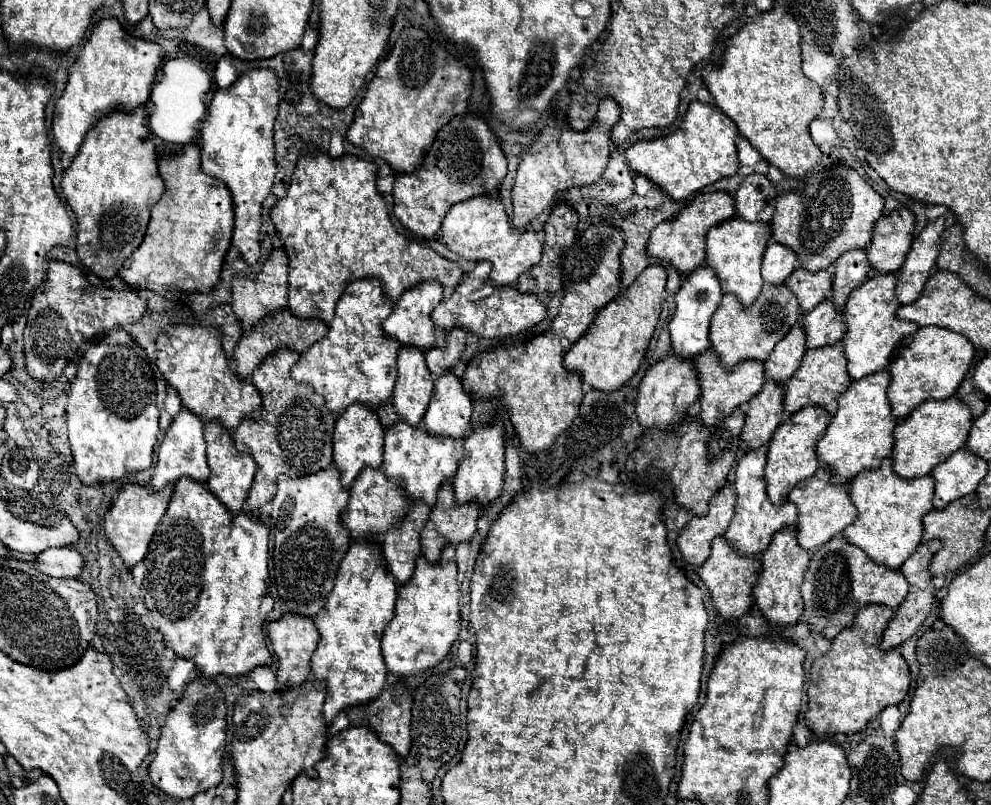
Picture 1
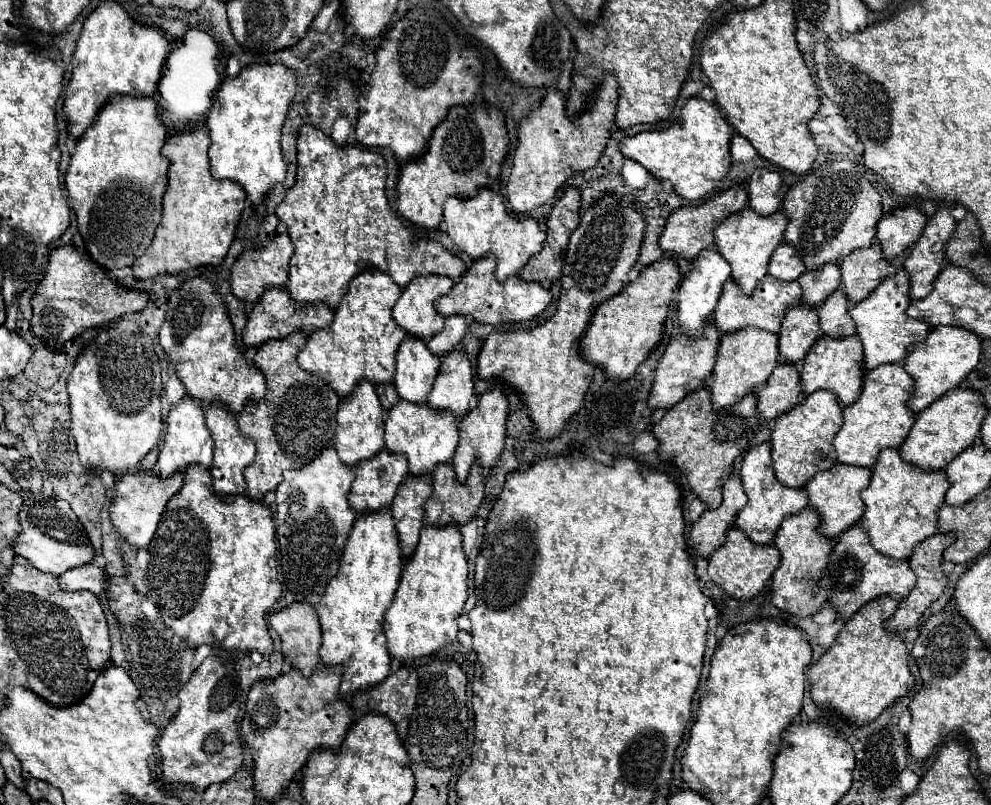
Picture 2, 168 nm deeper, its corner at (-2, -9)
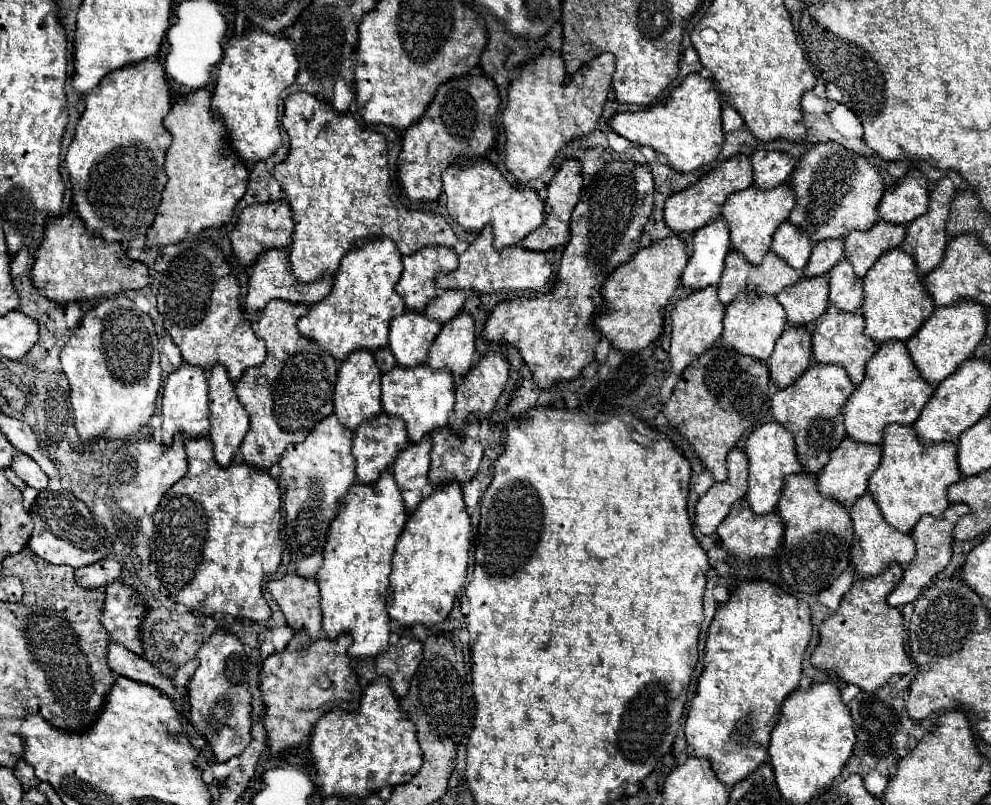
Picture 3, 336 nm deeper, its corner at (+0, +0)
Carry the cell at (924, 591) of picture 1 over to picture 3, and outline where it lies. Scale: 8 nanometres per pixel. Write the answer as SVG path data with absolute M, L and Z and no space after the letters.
M952 503L944 515L940 517L932 517L932 515L924 515L924 519L920 519L920 523L916 523L914 531L912 531L912 537L916 541L916 557L912 559L912 563L906 567L904 571L904 577L900 579L900 583L896 585L896 589L888 595L888 603L892 607L898 607L898 605L906 605L906 603L912 603L926 587L932 585L934 577L938 573L944 571L944 567L950 563L950 557L952 557L952 531L954 531L954 525L956 521L966 515L970 507L968 505L960 505L960 503Z

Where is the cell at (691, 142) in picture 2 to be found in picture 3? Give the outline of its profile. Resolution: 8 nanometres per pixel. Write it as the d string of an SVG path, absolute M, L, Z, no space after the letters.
M688 73L686 79L670 93L666 103L652 105L636 113L616 113L610 119L610 127L636 145L648 145L654 151L664 153L676 171L688 173L694 169L710 167L722 151L724 131L720 113L722 105L714 83L704 79L700 73Z

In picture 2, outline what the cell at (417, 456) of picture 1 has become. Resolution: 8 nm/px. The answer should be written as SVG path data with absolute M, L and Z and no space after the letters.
M400 400L386 412L386 450L392 454L404 454L408 458L412 476L432 476L438 464L450 464L458 446L456 418L446 412L434 412L428 406L410 404Z

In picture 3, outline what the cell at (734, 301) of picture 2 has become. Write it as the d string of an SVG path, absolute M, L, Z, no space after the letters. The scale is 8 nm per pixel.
M730 251L722 271L718 299L728 305L746 287L756 289L764 295L778 295L786 285L794 285L802 277L800 271L788 267L776 253L768 253L760 265L750 265L744 255Z

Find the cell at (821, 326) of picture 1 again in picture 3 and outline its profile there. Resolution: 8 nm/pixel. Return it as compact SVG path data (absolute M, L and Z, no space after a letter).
M842 259L832 267L830 275L830 303L842 311L858 311L864 299L862 279L854 273L848 259Z

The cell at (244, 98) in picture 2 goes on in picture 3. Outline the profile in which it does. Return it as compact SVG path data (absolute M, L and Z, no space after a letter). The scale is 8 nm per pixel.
M248 27L244 35L232 37L226 43L224 57L218 65L216 89L212 95L212 109L220 115L228 129L230 145L246 163L268 159L282 141L278 129L278 101L282 89L296 79L298 59L292 39L284 35L268 35L258 27Z

